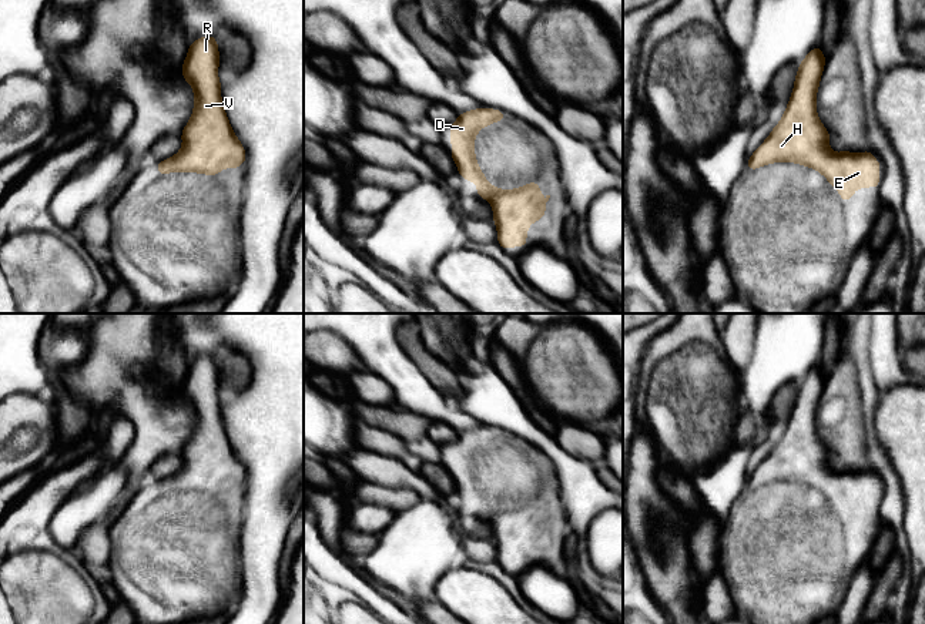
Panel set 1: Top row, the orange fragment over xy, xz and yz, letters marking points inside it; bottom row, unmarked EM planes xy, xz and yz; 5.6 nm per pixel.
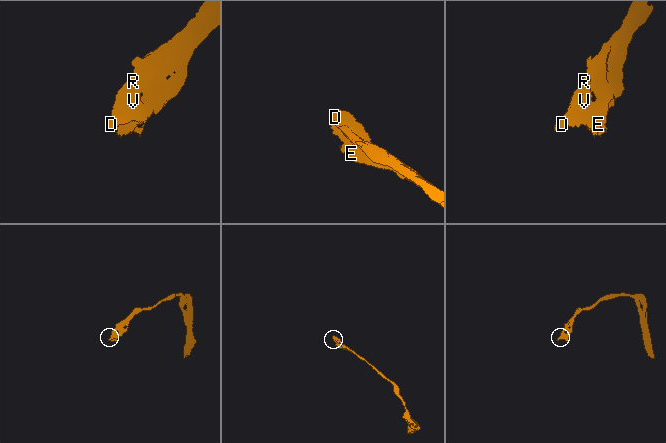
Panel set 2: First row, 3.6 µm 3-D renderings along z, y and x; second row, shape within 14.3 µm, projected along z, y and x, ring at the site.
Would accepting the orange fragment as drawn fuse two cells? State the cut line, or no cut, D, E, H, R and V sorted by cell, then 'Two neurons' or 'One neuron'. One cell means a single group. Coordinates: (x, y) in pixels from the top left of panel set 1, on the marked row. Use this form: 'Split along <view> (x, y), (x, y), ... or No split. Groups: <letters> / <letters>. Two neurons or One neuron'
No split. Groups: D E H R V. One neuron

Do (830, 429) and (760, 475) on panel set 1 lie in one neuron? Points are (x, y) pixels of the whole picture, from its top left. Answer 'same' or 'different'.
different

